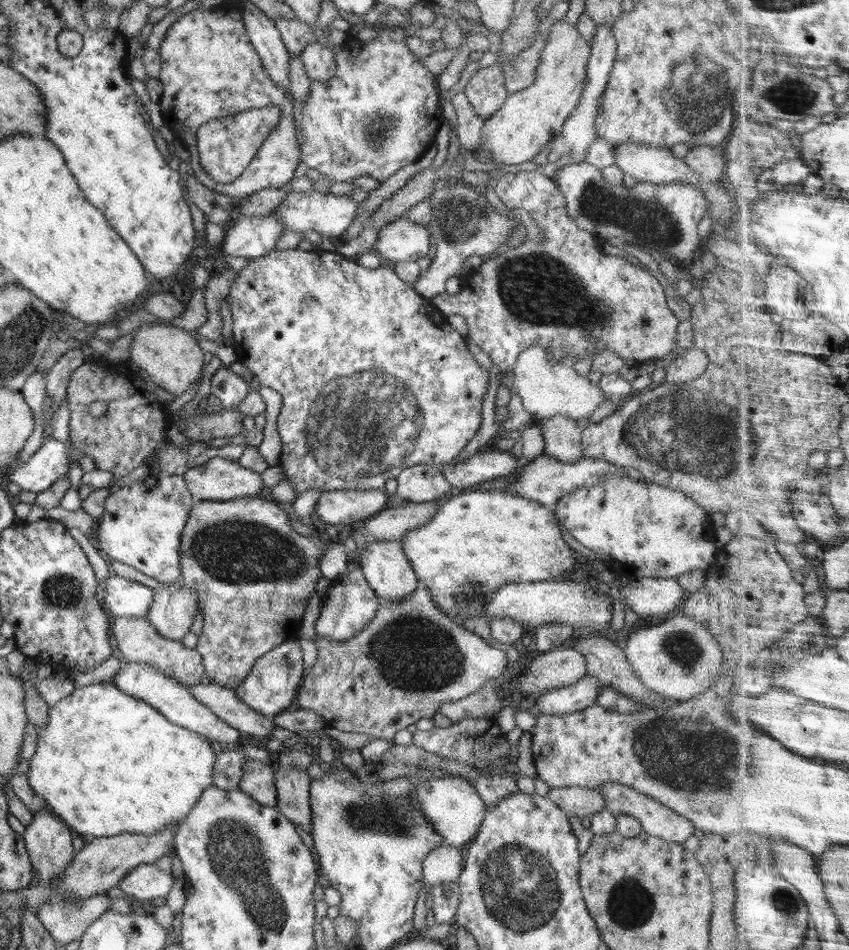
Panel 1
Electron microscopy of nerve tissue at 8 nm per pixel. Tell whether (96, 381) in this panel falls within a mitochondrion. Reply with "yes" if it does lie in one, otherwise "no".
no

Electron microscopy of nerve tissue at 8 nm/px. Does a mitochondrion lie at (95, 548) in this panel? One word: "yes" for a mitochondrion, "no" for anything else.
no

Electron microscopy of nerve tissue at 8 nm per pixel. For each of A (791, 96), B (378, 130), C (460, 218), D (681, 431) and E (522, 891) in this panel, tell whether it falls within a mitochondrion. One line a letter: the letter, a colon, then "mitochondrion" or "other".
A: mitochondrion
B: mitochondrion
C: mitochondrion
D: mitochondrion
E: mitochondrion

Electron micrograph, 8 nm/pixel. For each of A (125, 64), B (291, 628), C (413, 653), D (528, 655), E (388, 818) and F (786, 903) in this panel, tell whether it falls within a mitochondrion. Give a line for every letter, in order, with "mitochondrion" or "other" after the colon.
A: other
B: other
C: mitochondrion
D: other
E: mitochondrion
F: mitochondrion

